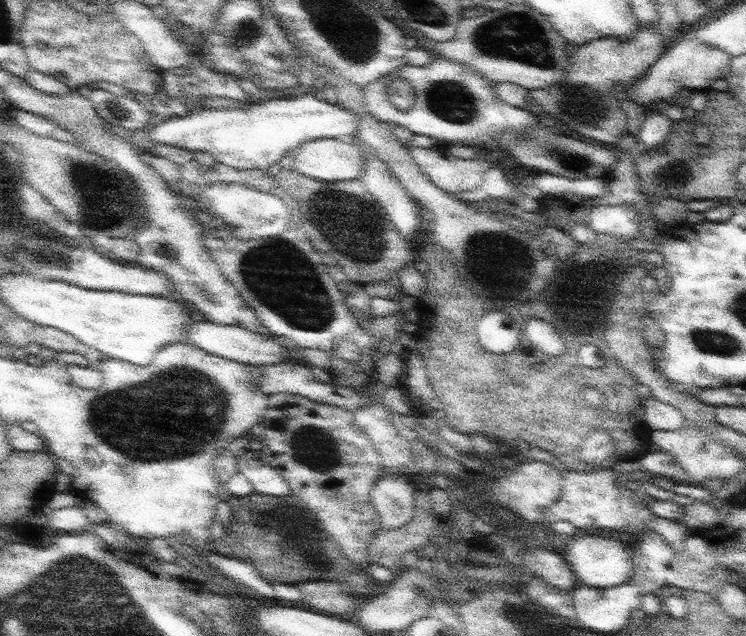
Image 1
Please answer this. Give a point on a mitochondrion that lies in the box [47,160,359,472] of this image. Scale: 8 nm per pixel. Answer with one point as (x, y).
(144, 423)

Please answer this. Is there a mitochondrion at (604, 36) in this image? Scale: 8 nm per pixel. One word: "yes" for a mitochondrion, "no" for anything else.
no

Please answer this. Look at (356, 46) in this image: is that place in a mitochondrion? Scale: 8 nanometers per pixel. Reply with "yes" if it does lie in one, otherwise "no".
yes

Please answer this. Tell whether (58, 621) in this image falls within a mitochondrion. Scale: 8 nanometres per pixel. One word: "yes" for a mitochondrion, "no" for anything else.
yes

